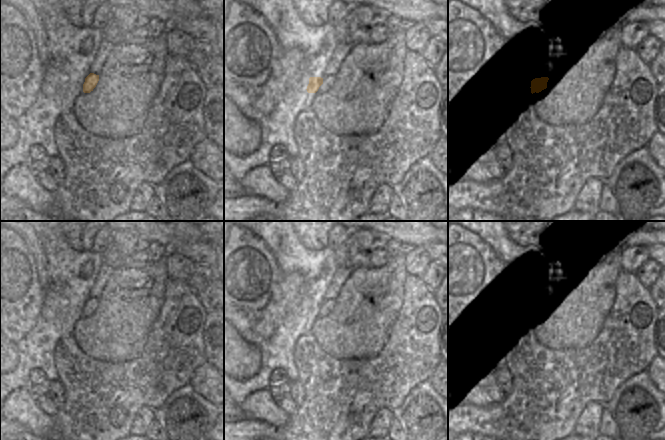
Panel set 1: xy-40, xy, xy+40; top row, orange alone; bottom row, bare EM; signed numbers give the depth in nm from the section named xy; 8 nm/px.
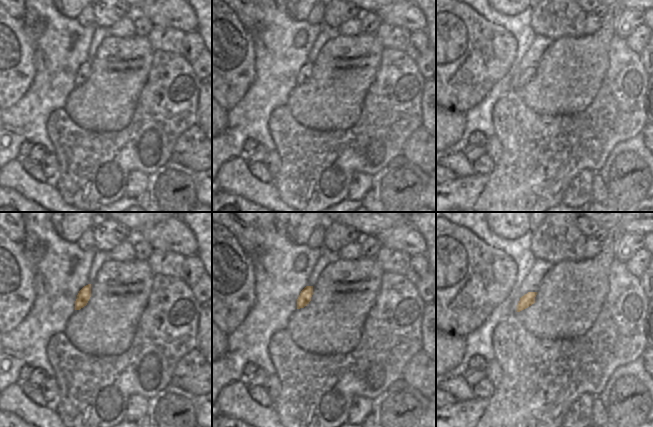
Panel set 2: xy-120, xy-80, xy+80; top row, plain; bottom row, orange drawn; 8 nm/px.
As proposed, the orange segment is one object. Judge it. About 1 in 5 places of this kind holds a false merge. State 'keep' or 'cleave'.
keep

